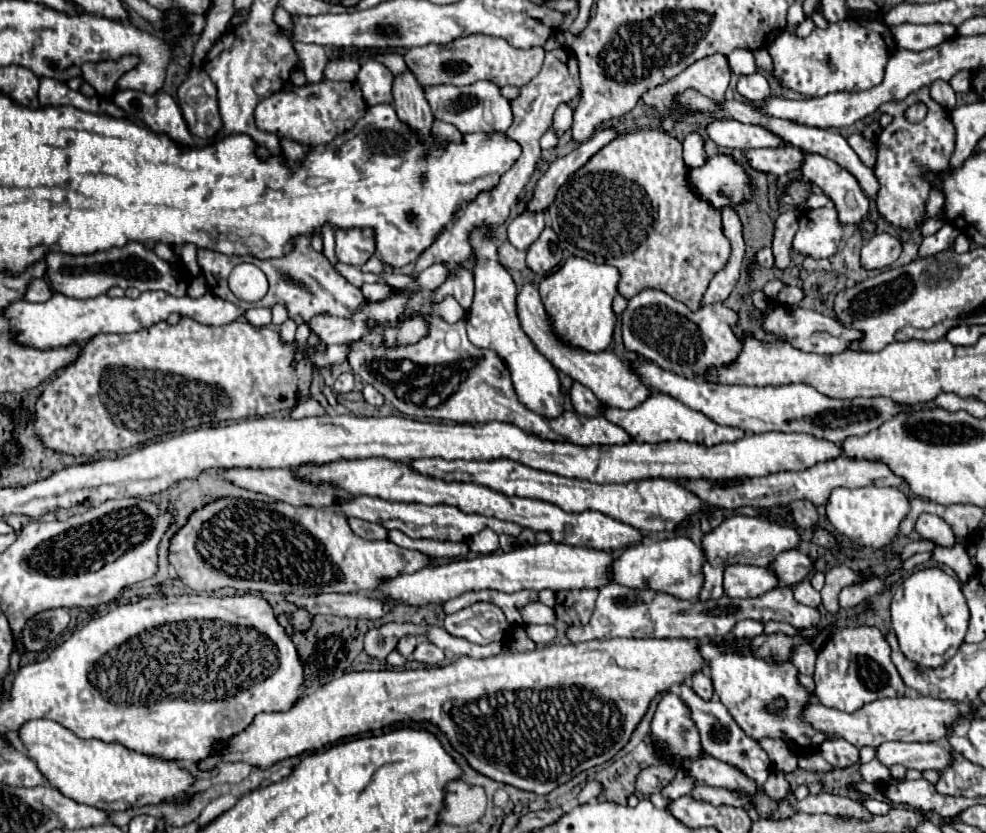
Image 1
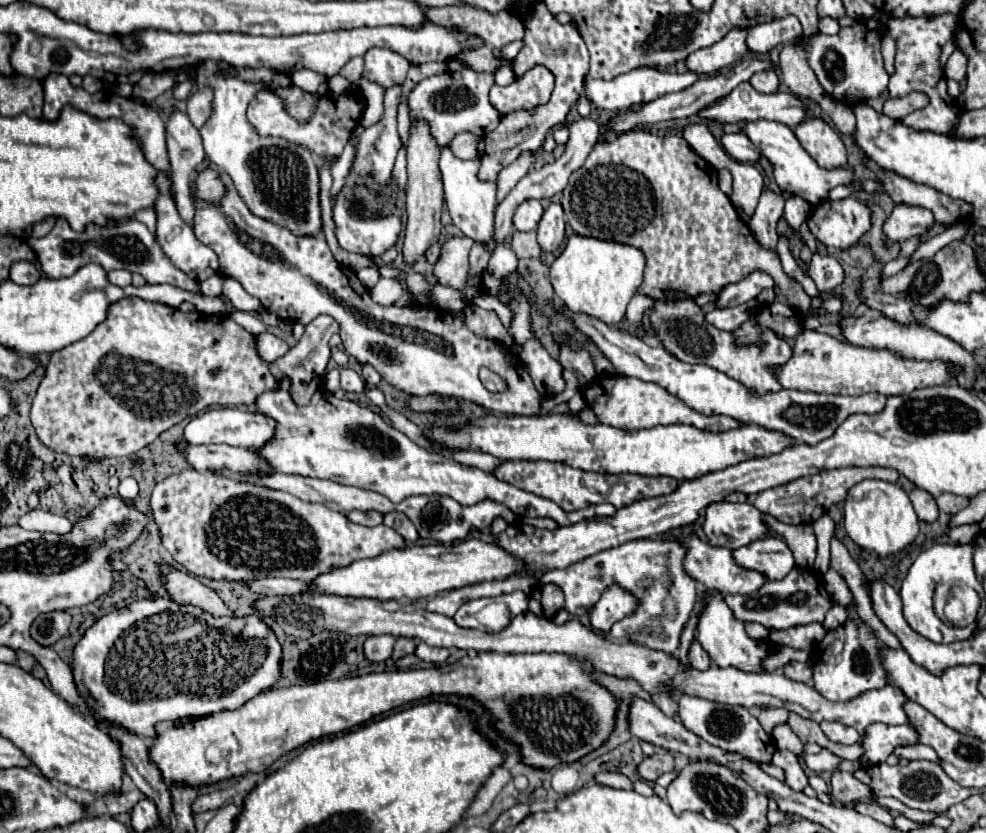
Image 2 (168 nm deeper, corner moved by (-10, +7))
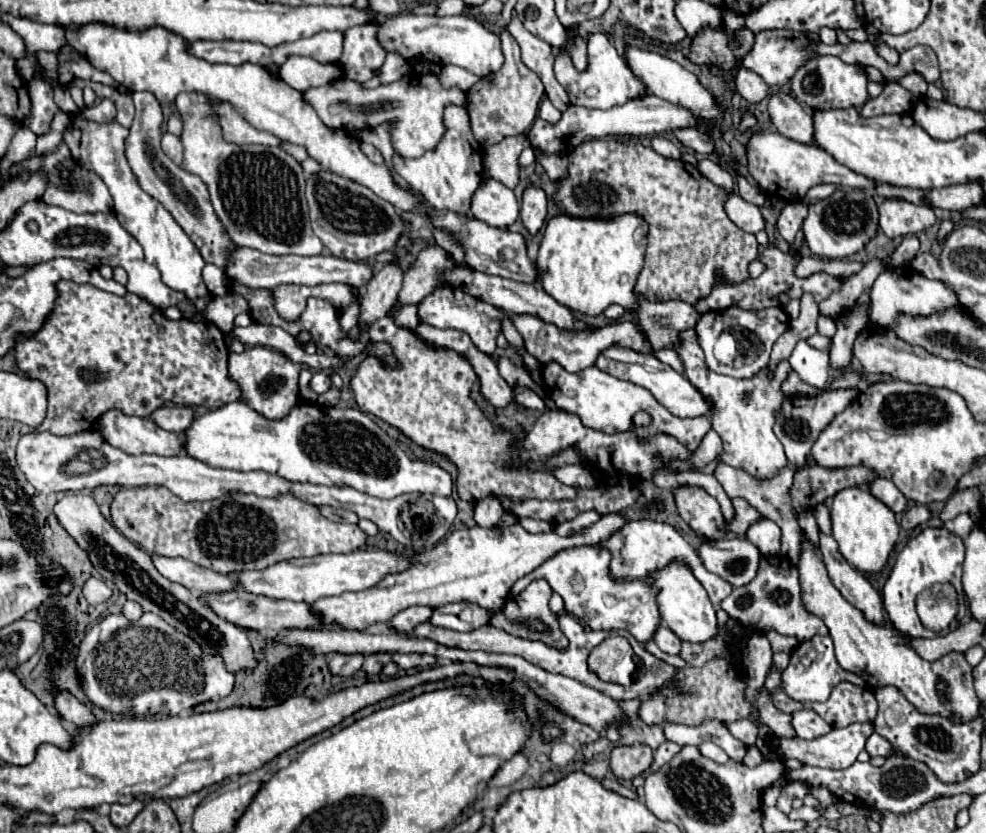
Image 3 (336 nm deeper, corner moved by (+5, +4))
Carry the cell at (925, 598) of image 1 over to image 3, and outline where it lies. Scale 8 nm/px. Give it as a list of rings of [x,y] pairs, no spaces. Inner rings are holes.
[[[927,528],[919,536],[911,538],[903,552],[897,556],[897,562],[883,586],[883,604],[891,624],[911,636],[911,638],[933,638],[935,632],[927,630],[915,612],[915,598],[921,590],[929,588],[931,582],[955,582],[955,590],[961,588],[961,566],[963,566],[965,550],[961,538],[947,532],[945,528]]]

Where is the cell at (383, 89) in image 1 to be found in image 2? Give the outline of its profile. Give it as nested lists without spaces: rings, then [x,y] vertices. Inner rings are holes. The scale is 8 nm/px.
[[[382,47],[368,49],[364,55],[364,61],[366,61],[364,77],[380,83],[386,89],[396,83],[404,83],[408,67],[410,67],[410,63],[402,55],[382,49]]]

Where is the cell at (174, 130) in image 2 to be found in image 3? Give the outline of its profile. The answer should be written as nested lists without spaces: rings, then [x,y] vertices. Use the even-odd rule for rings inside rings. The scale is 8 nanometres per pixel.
[[[165,132],[163,138],[161,138],[161,148],[175,164],[183,162],[183,144],[181,144],[179,136],[175,136],[171,132]]]

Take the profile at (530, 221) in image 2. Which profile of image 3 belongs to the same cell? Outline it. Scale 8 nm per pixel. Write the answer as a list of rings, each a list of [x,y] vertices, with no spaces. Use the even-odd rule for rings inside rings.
[[[489,180],[483,190],[477,188],[477,194],[473,194],[471,212],[477,220],[505,230],[519,218],[519,202],[513,190]]]

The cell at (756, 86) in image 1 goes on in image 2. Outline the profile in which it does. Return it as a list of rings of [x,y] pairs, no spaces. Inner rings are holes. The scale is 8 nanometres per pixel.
[[[762,71],[750,77],[750,85],[758,93],[776,93],[778,89],[778,75],[774,71]]]

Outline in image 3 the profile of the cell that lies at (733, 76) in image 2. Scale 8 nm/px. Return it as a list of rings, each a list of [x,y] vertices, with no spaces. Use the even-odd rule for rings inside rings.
[[[765,30],[755,36],[755,46],[743,58],[743,68],[759,74],[769,86],[783,86],[797,72],[797,66],[805,64],[811,54],[805,54],[803,46],[807,42],[817,42],[817,34],[793,34],[793,30]]]

